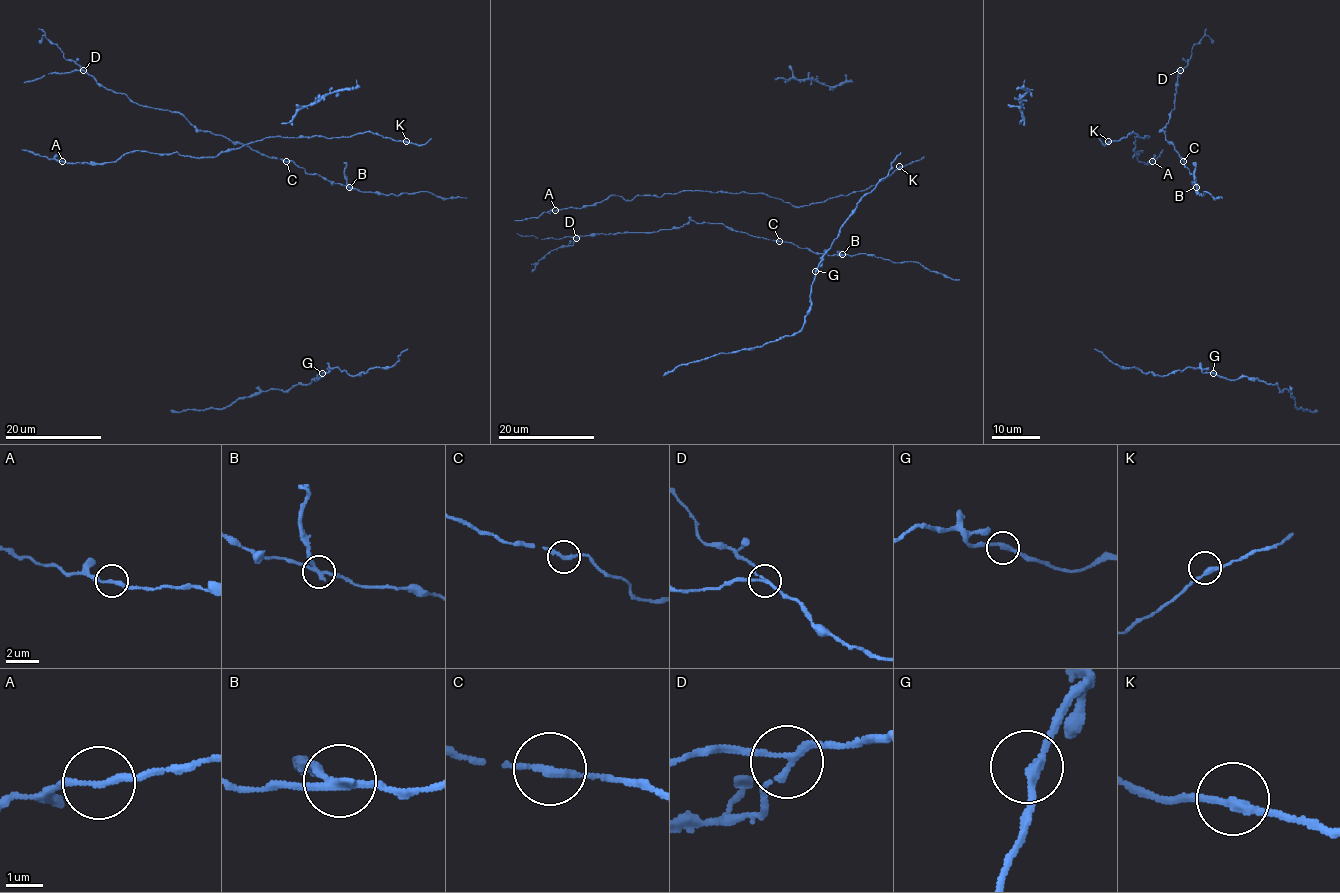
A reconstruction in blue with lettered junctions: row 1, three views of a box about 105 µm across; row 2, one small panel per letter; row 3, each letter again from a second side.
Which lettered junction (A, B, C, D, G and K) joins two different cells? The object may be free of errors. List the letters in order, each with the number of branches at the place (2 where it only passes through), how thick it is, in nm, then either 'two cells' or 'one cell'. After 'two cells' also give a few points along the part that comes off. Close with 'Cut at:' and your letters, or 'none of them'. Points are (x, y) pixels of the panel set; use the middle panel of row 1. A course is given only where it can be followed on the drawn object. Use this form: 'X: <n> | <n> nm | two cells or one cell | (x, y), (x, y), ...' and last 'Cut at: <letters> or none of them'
A: 2 | 190 nm | one cell
B: 3 | 200 nm | two cells
C: 2 | 220 nm | one cell
D: 3 | 160 nm | one cell
G: 2 | 240 nm | one cell
K: 2 | 240 nm | one cell
Cut at: B

